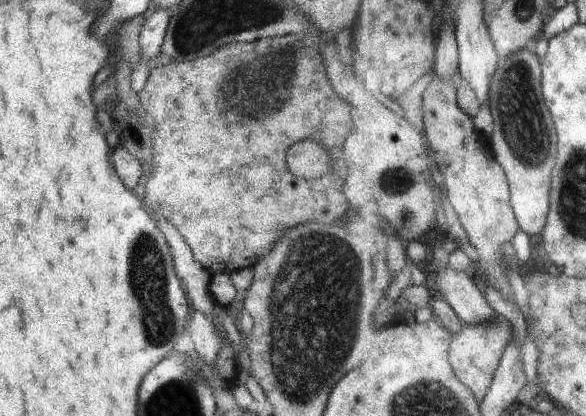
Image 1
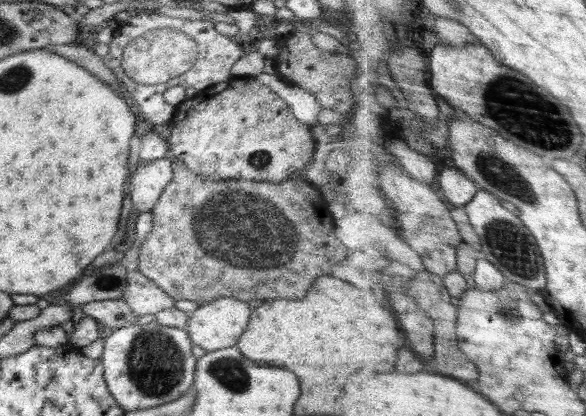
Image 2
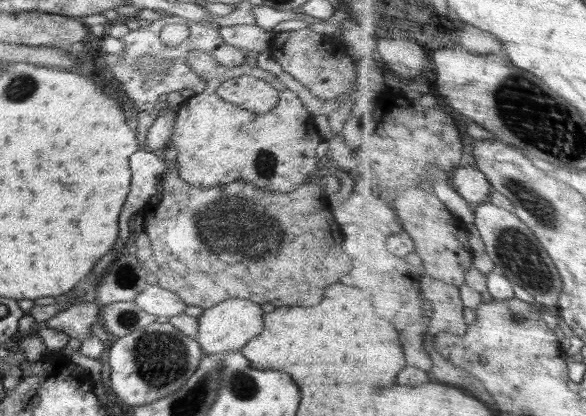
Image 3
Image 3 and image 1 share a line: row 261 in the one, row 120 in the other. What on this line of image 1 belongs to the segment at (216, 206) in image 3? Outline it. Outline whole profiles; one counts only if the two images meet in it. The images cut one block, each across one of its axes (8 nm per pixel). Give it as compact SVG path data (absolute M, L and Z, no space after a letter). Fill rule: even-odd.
M284 36L284 40L282 38L260 38L260 42L231 42L220 46L214 54L196 58L190 62L170 60L166 65L156 65L151 69L144 90L138 93L140 104L146 110L151 121L152 146L154 148L152 162L156 164L152 178L149 178L145 184L145 202L148 204L148 208L152 208L158 216L166 218L180 232L186 244L191 248L194 260L201 264L208 274L230 275L234 271L253 267L257 260L268 256L272 246L276 246L276 242L280 242L280 238L284 238L284 232L292 230L294 226L300 226L306 222L320 222L320 224L341 222L342 212L346 214L346 208L348 208L346 196L342 196L342 193L343 183L346 182L349 173L349 167L344 162L344 154L341 153L341 150L344 150L358 137L359 123L356 121L356 111L353 107L332 88L333 86L330 86L330 82L326 78L320 54L314 50L308 50L304 46L304 42L298 40L296 36ZM304 139L315 139L320 146L325 147L334 156L331 172L322 177L303 179L288 170L286 164L288 148L295 142Z

